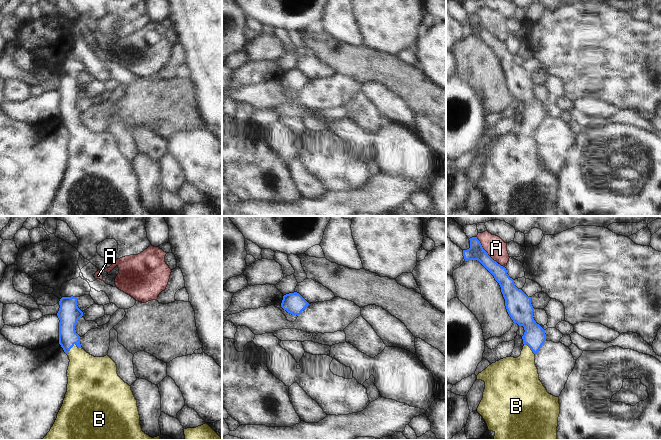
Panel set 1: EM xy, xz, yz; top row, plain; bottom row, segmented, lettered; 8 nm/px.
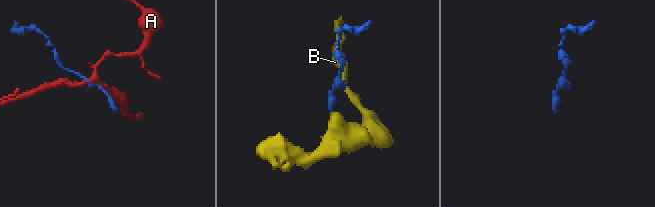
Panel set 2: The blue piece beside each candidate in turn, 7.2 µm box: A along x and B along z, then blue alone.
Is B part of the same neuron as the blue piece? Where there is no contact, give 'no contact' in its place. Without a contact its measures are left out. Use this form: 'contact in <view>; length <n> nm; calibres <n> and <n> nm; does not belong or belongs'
contact in xy; length 130 nm; calibres 160 and 300 nm; belongs

